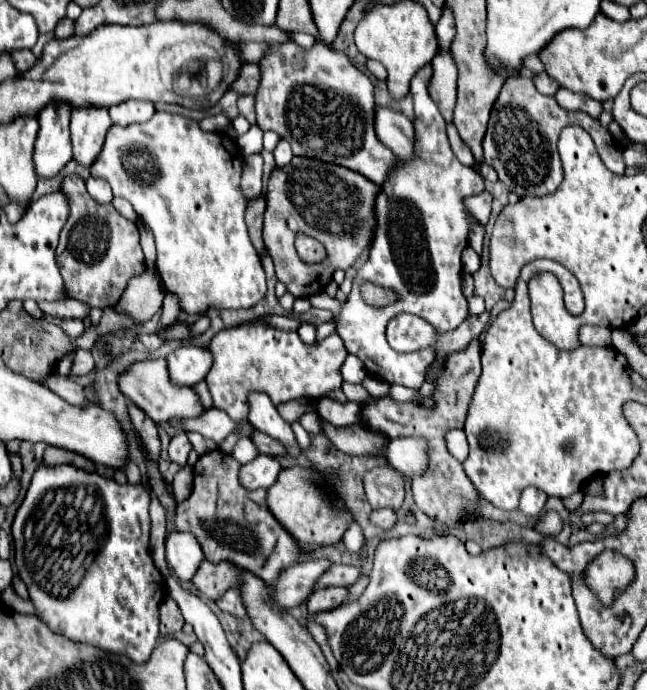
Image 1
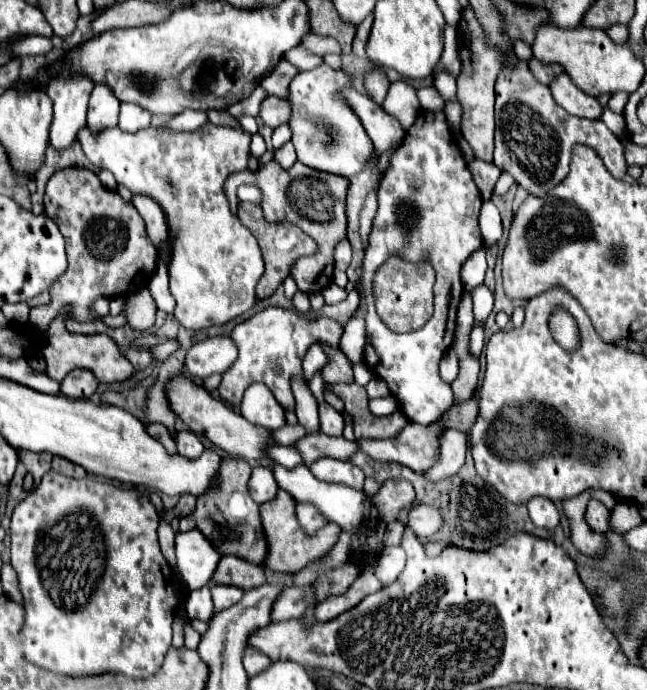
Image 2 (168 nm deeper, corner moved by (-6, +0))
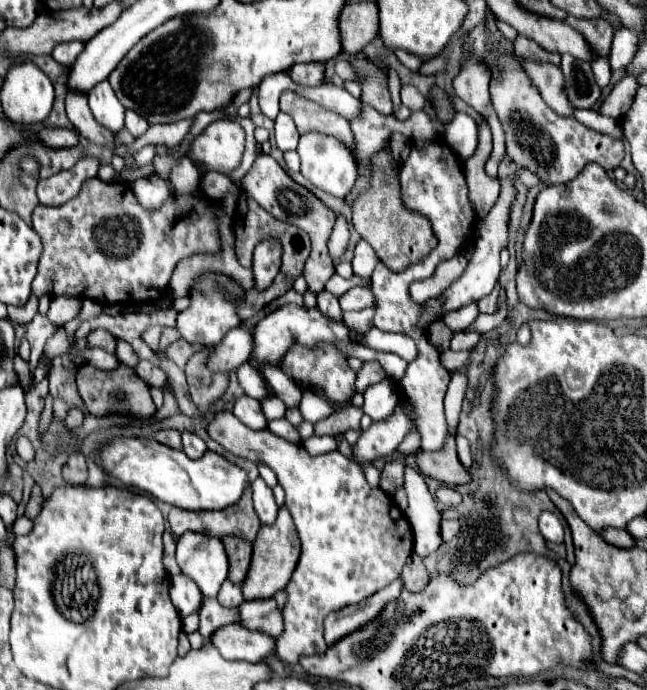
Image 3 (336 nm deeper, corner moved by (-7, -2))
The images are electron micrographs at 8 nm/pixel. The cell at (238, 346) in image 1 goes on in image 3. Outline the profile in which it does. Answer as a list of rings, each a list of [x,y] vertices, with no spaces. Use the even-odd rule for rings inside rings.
[[[288,303],[288,307],[280,307],[276,311],[272,311],[270,315],[266,315],[256,327],[254,327],[254,353],[252,353],[252,359],[250,359],[250,365],[258,371],[258,367],[262,363],[268,363],[268,365],[278,365],[278,361],[286,355],[286,351],[294,345],[294,343],[302,343],[306,347],[314,347],[316,343],[334,343],[338,345],[344,353],[348,353],[348,357],[358,357],[362,361],[378,361],[382,365],[382,369],[386,371],[386,375],[390,379],[394,379],[396,383],[402,381],[404,373],[406,373],[406,361],[394,353],[382,353],[382,351],[376,351],[376,349],[370,349],[366,345],[354,345],[350,343],[348,339],[348,329],[344,323],[340,321],[332,321],[328,319],[326,315],[320,313],[320,309],[308,309],[304,305],[294,305],[294,303]]]

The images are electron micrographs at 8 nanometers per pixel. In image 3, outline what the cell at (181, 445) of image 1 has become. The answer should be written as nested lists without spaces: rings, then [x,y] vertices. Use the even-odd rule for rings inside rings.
[[[184,431],[184,433],[182,433],[182,441],[184,441],[184,453],[186,453],[190,459],[200,459],[200,457],[206,453],[206,443],[204,443],[196,433]]]

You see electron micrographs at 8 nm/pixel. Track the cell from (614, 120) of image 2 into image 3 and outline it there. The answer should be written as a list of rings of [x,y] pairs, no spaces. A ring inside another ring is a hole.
[[[576,109],[572,117],[574,117],[576,121],[580,121],[582,125],[590,127],[590,129],[596,129],[596,131],[602,131],[602,133],[608,133],[608,135],[612,135],[612,137],[622,139],[622,129],[620,129],[618,121],[600,115],[596,109],[590,109],[590,111],[586,111],[586,109]]]

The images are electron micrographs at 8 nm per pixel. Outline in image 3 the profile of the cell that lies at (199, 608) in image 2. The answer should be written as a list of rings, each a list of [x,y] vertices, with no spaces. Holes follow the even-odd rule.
[[[180,573],[180,575],[170,577],[170,599],[172,599],[174,607],[178,609],[180,617],[186,617],[186,615],[198,611],[198,607],[202,603],[202,593],[200,593],[198,585],[194,585],[194,581],[190,581],[190,577]]]

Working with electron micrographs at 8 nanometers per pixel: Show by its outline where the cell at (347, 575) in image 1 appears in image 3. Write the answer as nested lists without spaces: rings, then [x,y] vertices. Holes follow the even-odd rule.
[[[274,599],[244,601],[238,607],[238,623],[246,629],[268,633],[270,637],[280,637],[284,629],[282,611],[276,607]]]

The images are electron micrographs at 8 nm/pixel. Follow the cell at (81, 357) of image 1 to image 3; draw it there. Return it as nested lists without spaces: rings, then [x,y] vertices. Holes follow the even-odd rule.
[[[72,409],[70,413],[68,413],[68,417],[66,417],[66,421],[64,421],[64,427],[68,429],[68,431],[74,431],[74,429],[78,429],[80,425],[82,425],[82,411],[80,409]]]

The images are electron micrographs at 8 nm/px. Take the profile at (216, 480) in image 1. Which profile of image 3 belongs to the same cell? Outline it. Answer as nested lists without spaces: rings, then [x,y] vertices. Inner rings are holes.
[[[248,487],[242,499],[226,507],[222,511],[186,511],[172,507],[168,515],[170,529],[176,537],[180,537],[186,531],[198,531],[204,535],[224,537],[224,535],[238,535],[244,539],[254,541],[260,521],[252,509],[252,489]]]

